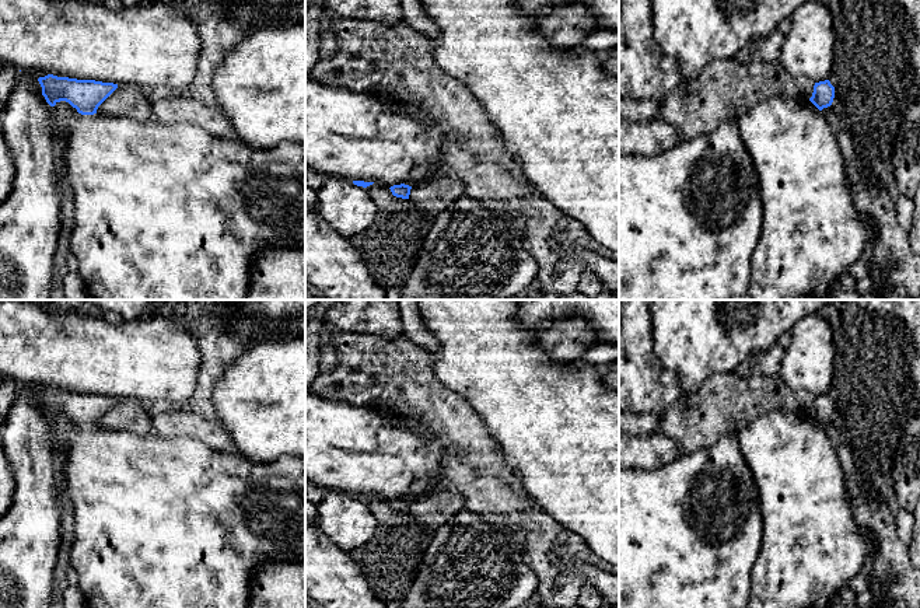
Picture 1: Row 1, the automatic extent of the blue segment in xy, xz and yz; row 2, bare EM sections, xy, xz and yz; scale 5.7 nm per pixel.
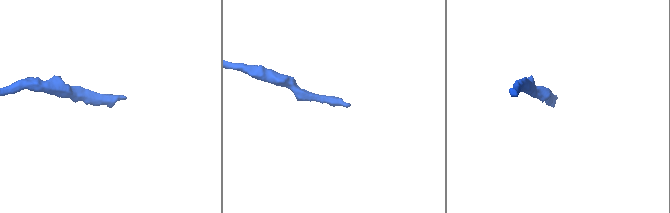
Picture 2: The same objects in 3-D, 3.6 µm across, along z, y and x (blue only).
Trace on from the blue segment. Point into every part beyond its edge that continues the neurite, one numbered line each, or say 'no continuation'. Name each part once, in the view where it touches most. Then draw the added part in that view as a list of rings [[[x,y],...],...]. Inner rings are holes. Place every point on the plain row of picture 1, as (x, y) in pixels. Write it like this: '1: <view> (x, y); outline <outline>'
no continuation

